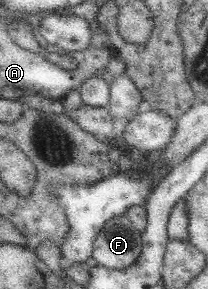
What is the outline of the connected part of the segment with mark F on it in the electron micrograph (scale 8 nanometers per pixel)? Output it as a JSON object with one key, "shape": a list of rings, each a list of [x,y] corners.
{"shape":[[[124,215],[109,219],[92,241],[92,257],[112,271],[133,265],[141,252],[141,235]]]}

